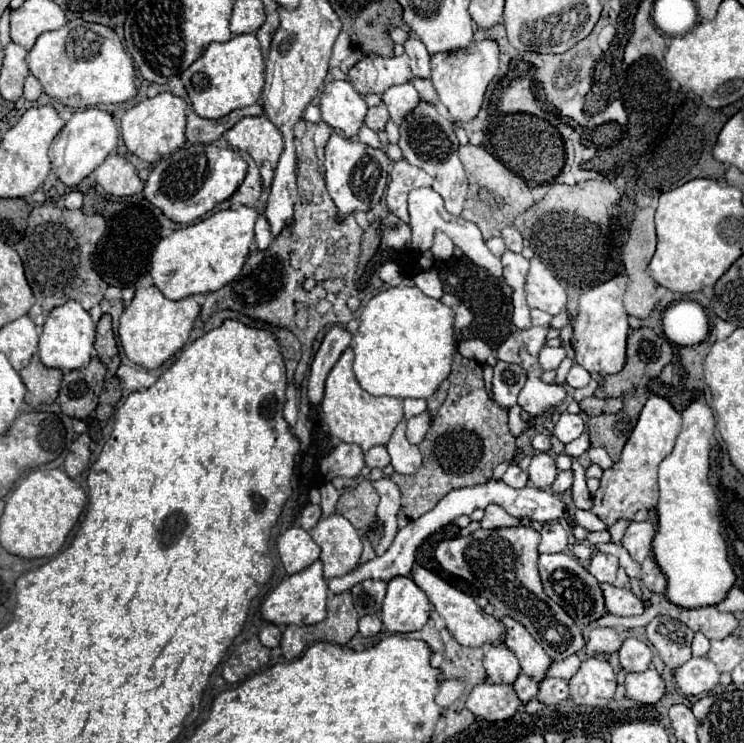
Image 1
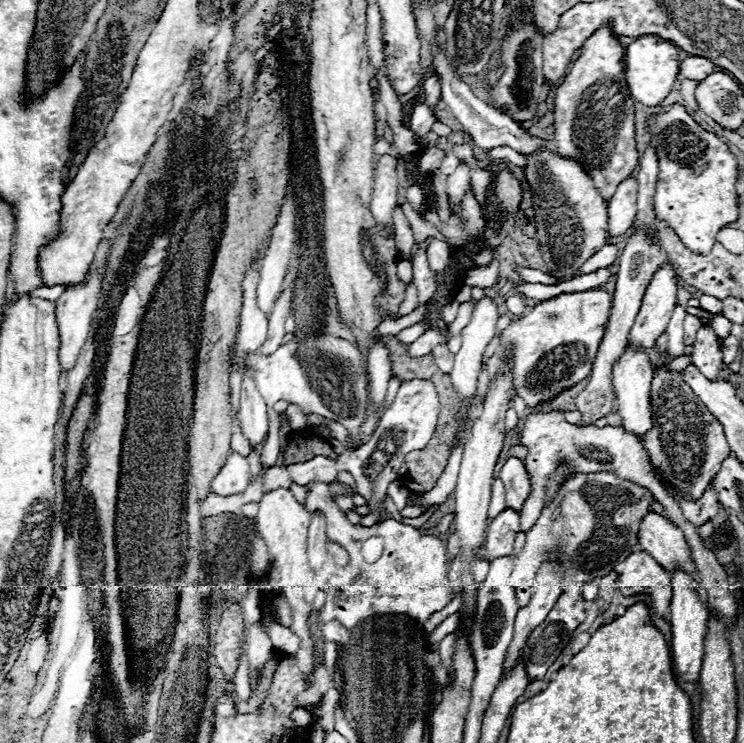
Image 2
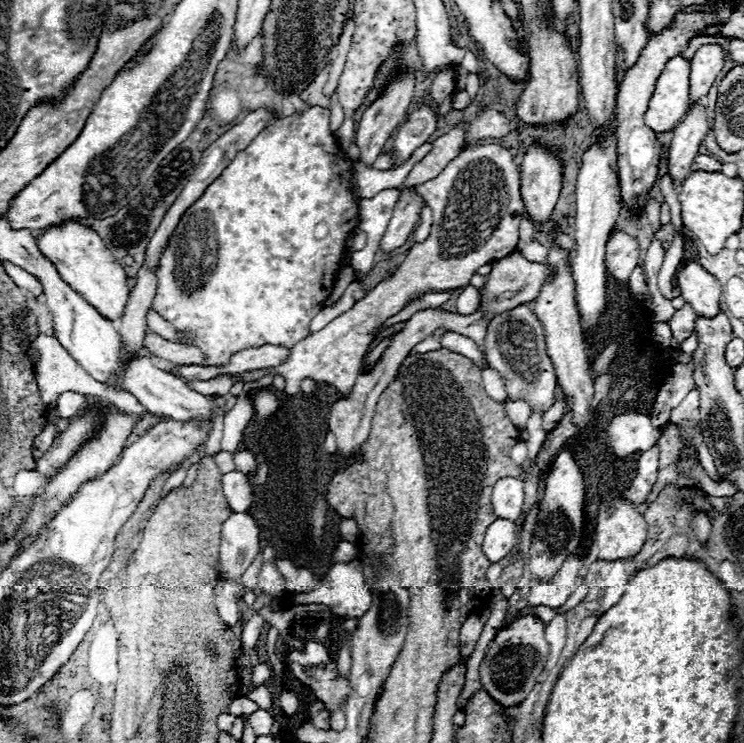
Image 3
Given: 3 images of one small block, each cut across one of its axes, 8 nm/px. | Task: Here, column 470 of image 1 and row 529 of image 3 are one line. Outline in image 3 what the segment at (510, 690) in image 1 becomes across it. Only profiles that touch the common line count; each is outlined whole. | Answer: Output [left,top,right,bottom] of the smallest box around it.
[692,510,712,544]

